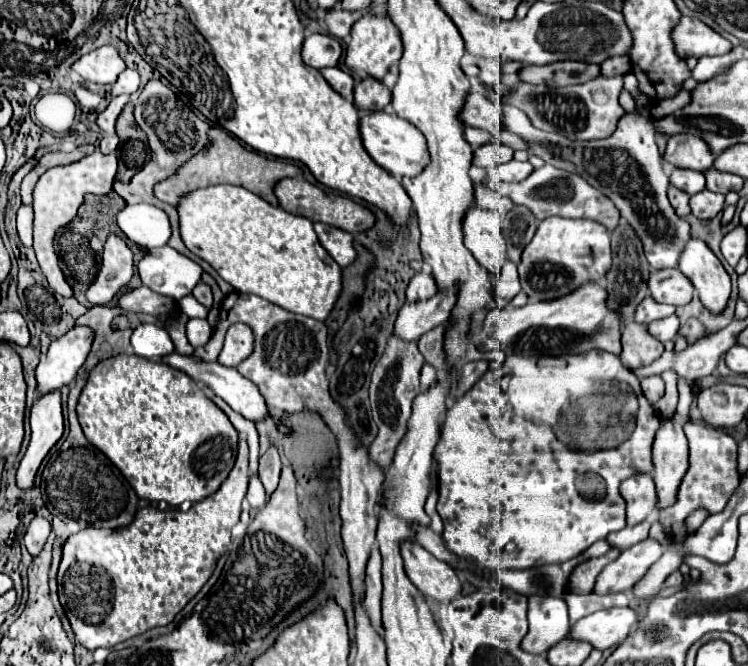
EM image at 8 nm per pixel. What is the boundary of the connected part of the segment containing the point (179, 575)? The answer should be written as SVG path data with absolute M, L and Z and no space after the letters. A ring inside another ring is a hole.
M241 438L238 442L237 462L227 480L215 494L193 504L187 512L179 508L161 510L159 506L149 504L149 514L139 508L129 526L115 530L85 528L69 536L63 546L63 560L59 566L57 582L61 606L65 608L77 640L89 650L97 650L101 646L113 648L131 636L169 624L175 614L181 612L185 604L203 588L203 584L213 574L217 560L227 552L231 544L231 528L240 520L248 483L249 448L247 440Z

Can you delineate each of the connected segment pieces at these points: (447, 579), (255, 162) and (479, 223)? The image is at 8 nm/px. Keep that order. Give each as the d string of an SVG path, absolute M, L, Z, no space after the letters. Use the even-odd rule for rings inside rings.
M405 542L401 554L409 580L427 598L435 598L437 602L449 602L461 594L461 580L457 572L445 562L431 558L431 554L423 550L423 546Z
M211 128L207 132L207 138L209 138L209 144L199 152L195 154L193 158L189 158L179 170L175 170L173 176L161 180L159 184L155 184L153 188L153 194L167 202L167 204L177 204L179 198L195 188L203 188L203 186L209 186L209 184L239 184L247 190L251 190L253 194L261 196L263 200L267 200L269 204L277 204L277 198L273 194L273 186L281 180L281 178L289 178L289 176L299 176L301 170L291 164L291 162L283 162L283 160L277 160L277 158L269 158L243 146L239 140L235 140L233 136L229 136L223 128Z
M473 202L463 216L463 236L475 260L497 278L505 262L503 218L493 210L477 208Z

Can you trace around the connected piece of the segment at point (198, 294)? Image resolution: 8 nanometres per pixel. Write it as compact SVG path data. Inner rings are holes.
M199 282L199 286L195 286L193 290L193 296L197 298L197 302L201 302L203 306L207 306L207 310L211 310L213 306L213 294L211 294L211 288L203 282Z

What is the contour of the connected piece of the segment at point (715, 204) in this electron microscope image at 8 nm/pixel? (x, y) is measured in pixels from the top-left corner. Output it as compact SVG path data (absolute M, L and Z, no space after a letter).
M701 190L697 194L691 196L691 214L701 218L701 220L709 220L715 218L725 204L725 194L715 194L711 190Z

